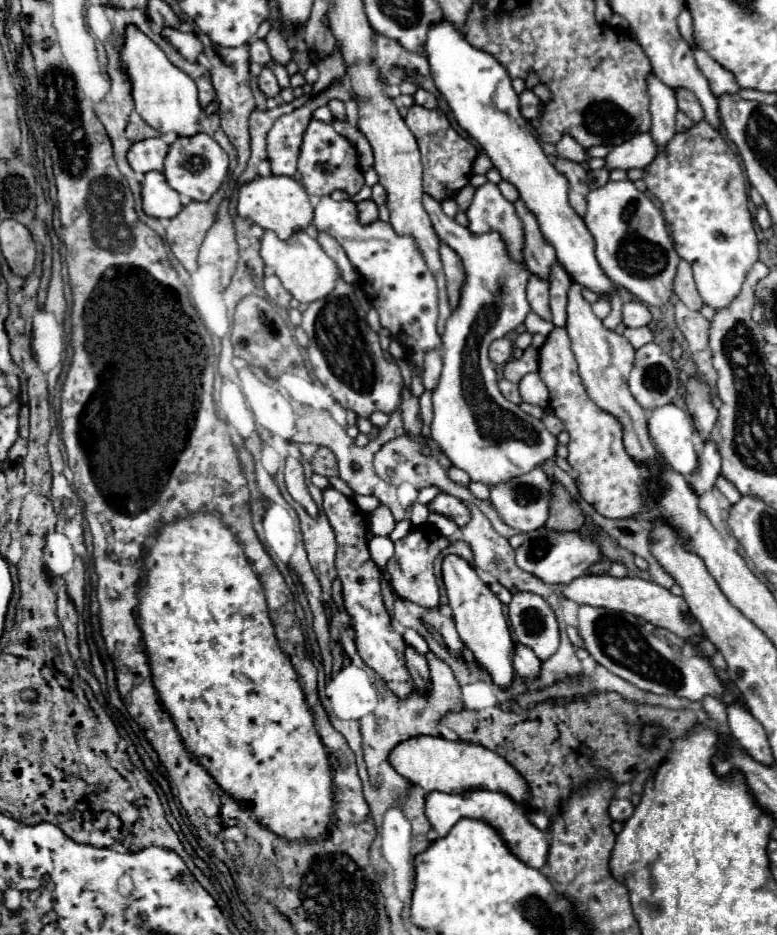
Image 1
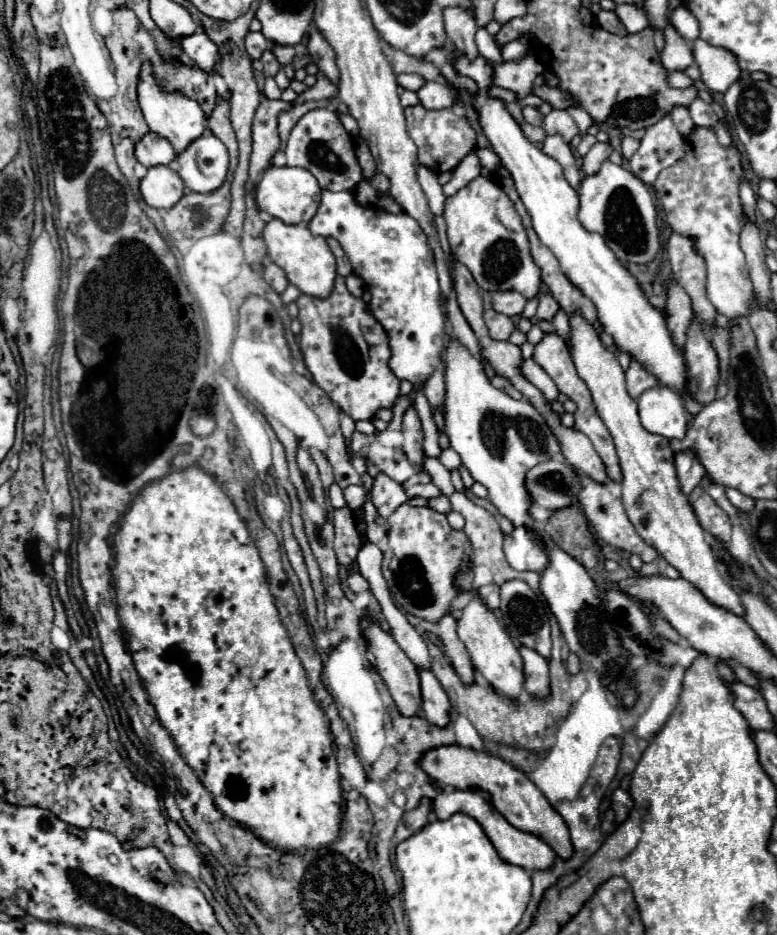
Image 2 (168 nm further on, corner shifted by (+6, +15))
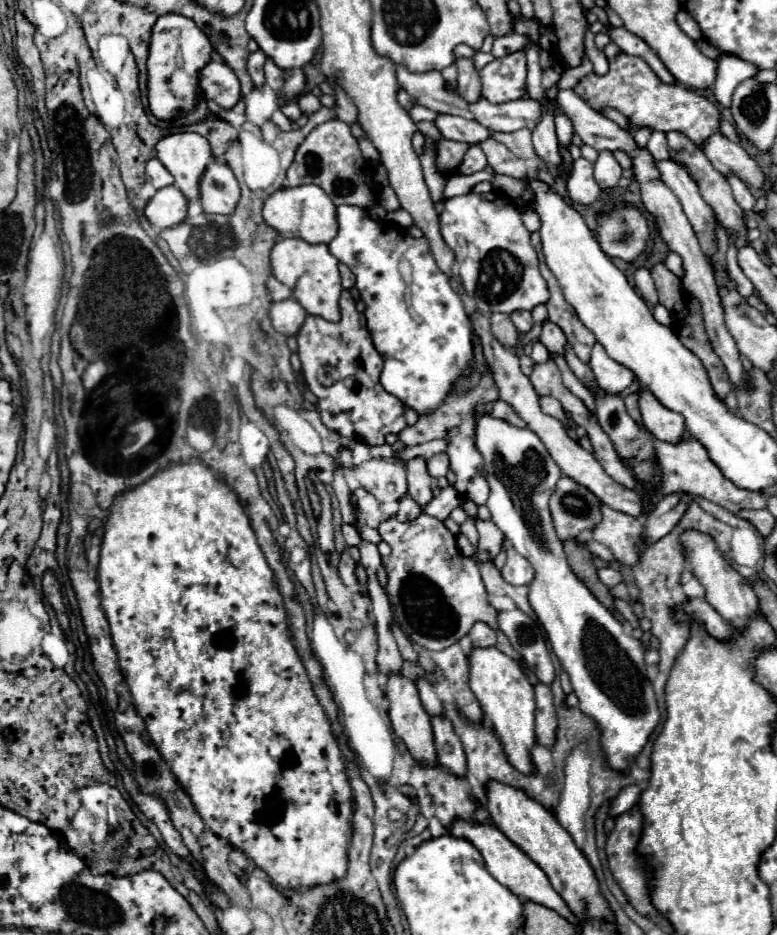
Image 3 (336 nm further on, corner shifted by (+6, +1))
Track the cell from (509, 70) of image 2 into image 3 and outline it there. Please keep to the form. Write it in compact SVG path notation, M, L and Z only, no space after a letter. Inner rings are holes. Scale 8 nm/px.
M522 51L488 63L482 75L482 95L490 103L506 103L526 95L526 57Z

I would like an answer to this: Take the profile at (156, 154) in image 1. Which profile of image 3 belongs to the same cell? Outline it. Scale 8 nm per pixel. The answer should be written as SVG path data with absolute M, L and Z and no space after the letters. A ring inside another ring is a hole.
M156 157L150 159L148 165L146 165L146 181L148 181L152 187L156 187L156 189L162 189L162 187L174 183L170 171L168 171Z

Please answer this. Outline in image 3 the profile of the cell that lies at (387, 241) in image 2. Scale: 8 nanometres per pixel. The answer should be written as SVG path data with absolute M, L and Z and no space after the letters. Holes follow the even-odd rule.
M340 205L336 209L336 221L338 235L328 243L328 249L356 275L356 289L366 303L364 315L368 319L372 341L384 357L384 369L380 375L382 387L416 413L432 411L432 407L438 407L444 401L444 395L448 395L452 383L460 377L460 369L462 373L468 373L468 365L472 361L472 327L460 297L452 291L448 277L434 263L430 245L424 237L414 239L406 231L398 233L388 227L384 231L382 223L372 219L366 209L354 205ZM400 261L408 261L410 265L406 275L402 273Z

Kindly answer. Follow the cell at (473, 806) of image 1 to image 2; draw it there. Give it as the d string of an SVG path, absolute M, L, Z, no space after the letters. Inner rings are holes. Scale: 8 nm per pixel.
M440 789L438 797L432 803L432 809L436 813L438 819L448 819L454 813L466 813L472 819L476 819L480 823L480 827L484 829L484 833L488 835L488 839L492 841L494 849L500 853L502 861L508 861L510 865L520 865L526 871L536 871L536 869L552 869L552 865L556 863L556 855L554 851L536 835L532 833L522 833L516 827L512 827L492 805L490 795L484 791L460 791L460 789Z

